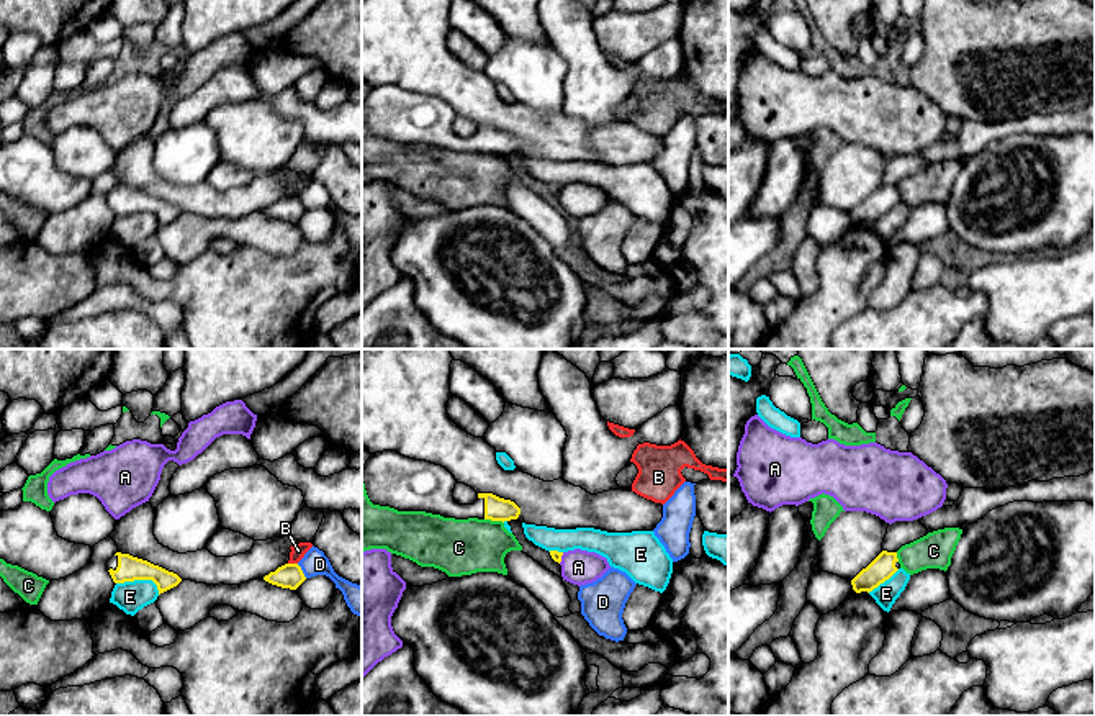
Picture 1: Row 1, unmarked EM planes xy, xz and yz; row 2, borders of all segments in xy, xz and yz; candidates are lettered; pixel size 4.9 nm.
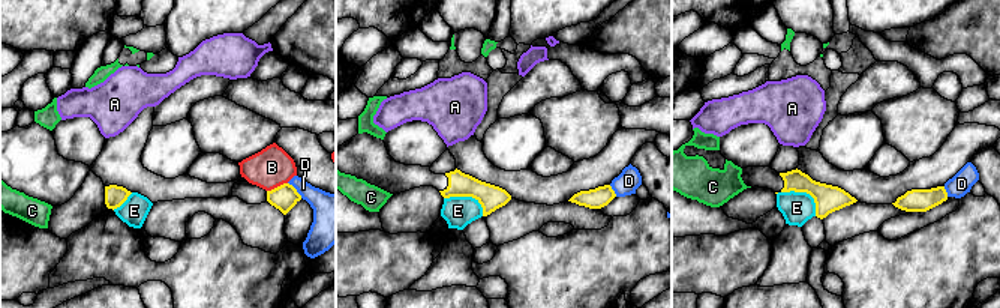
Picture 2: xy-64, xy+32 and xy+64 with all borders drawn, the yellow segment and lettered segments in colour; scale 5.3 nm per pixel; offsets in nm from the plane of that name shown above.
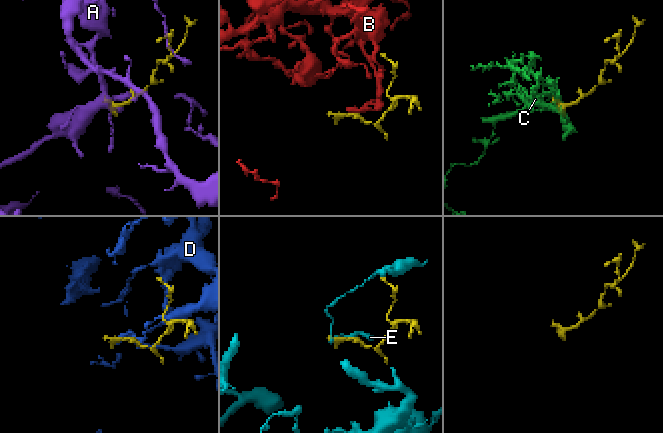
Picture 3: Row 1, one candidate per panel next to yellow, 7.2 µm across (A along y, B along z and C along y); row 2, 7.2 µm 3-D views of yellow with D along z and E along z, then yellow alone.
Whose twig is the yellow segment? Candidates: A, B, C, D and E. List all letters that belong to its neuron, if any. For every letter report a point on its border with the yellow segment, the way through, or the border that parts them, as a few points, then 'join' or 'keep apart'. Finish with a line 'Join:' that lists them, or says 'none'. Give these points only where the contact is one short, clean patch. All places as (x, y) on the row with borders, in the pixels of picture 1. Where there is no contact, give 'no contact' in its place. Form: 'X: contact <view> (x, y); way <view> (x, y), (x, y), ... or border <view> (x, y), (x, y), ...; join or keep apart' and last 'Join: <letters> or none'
A: contact xz (560, 557); border xz (563, 552), (558, 562); keep apart
B: contact xy (293, 564); border xy (288, 562), (297, 564); keep apart
C: contact xz (495, 520); border xz (485, 518), (503, 523); keep apart
D: contact xy (301, 570); keep apart
E: contact xy (141, 579); keep apart
Join: none

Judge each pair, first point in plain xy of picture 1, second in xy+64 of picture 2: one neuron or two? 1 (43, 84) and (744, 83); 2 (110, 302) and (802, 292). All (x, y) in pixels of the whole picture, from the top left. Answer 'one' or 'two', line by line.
1: two
2: two

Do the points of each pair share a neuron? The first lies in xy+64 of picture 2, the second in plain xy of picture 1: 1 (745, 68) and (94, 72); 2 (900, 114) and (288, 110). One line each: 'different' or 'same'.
1: different
2: different

